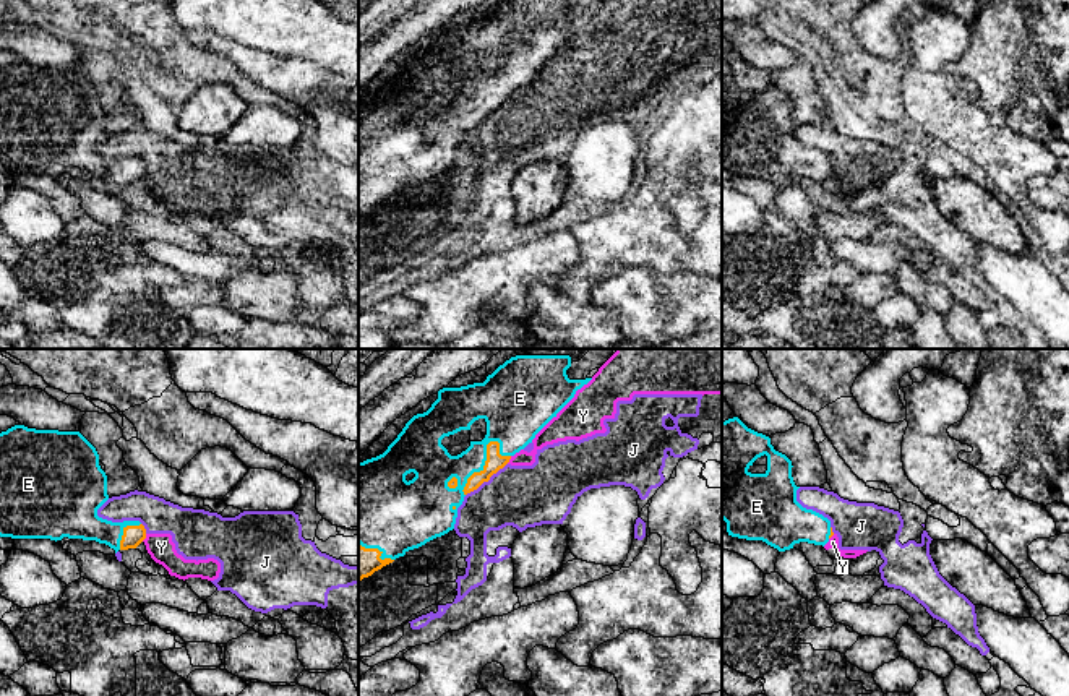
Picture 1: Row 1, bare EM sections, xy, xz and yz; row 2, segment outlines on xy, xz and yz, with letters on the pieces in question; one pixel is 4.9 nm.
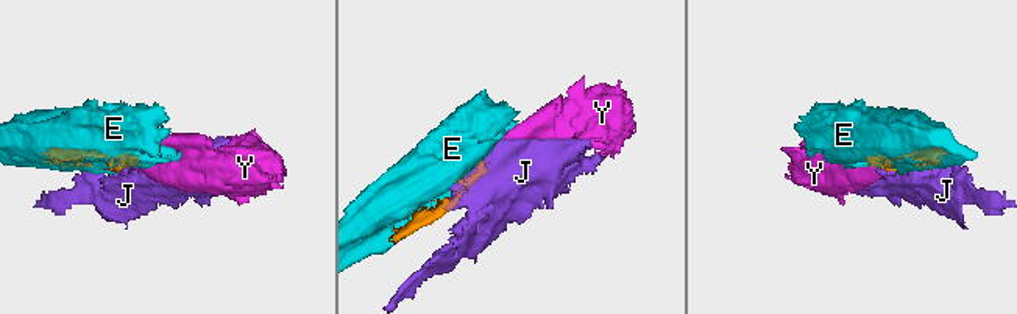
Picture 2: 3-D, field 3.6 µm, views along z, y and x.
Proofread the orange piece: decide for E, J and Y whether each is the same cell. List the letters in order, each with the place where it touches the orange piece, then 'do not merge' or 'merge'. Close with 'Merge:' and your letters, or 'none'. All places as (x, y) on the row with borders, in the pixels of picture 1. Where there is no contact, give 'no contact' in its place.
E: contact xz (484, 468); merge
J: contact xz (485, 481); do not merge
Y: contact xy (145, 537); do not merge
Merge: E

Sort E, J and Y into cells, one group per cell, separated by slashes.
E / J Y

